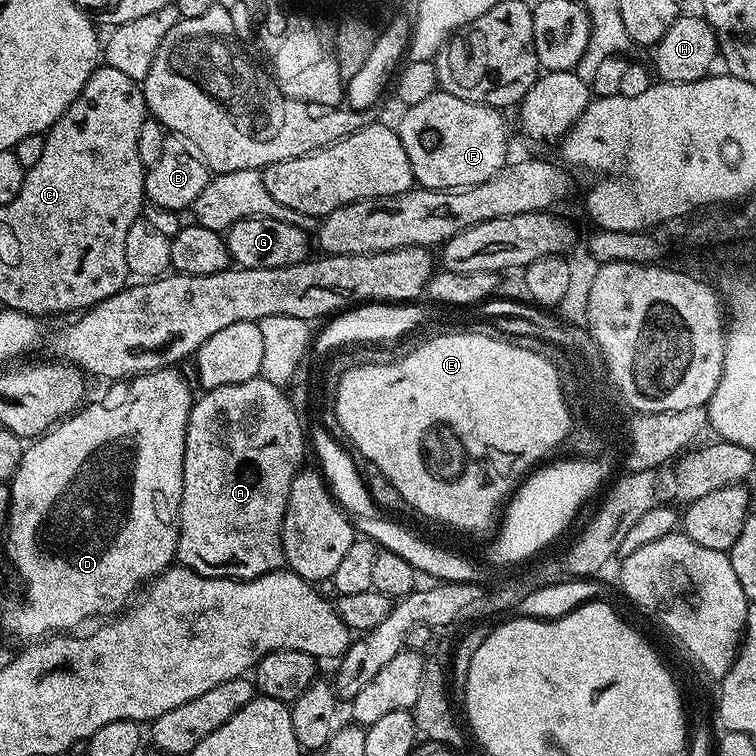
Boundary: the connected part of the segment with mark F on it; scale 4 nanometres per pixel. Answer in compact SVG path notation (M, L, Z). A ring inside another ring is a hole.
M437 90L430 98L422 98L407 105L400 116L400 141L410 158L413 181L422 188L473 188L494 178L509 163L508 128L504 125L501 109L458 98Z

